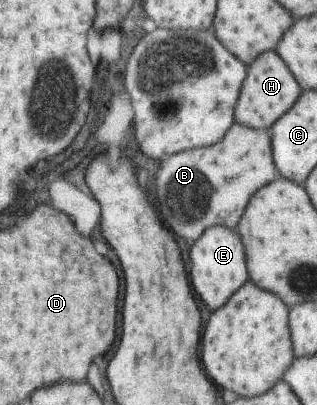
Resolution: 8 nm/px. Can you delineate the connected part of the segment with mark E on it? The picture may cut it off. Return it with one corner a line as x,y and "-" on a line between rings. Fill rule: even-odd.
227,227
208,230
208,234
200,238
198,246
190,248
188,258
192,266
192,282
198,278
196,280
198,298
208,306
210,312
222,308
228,302
228,298
234,292
238,292
249,280
245,248
237,230
236,234

